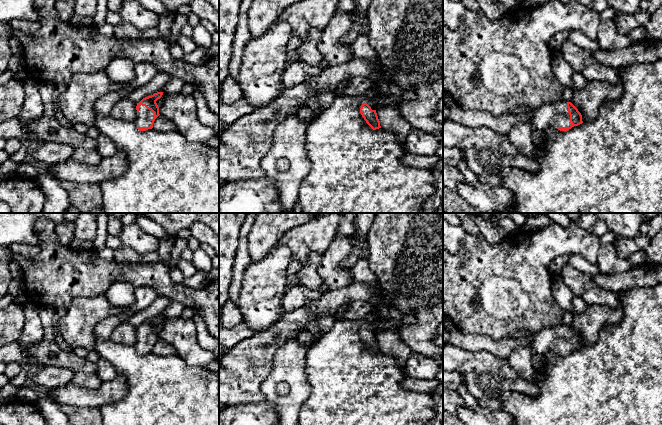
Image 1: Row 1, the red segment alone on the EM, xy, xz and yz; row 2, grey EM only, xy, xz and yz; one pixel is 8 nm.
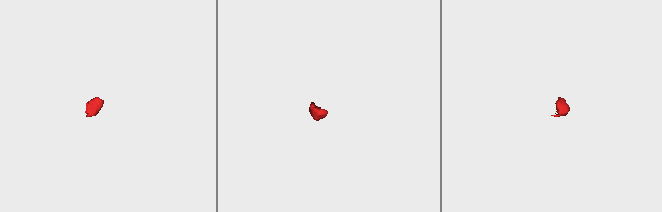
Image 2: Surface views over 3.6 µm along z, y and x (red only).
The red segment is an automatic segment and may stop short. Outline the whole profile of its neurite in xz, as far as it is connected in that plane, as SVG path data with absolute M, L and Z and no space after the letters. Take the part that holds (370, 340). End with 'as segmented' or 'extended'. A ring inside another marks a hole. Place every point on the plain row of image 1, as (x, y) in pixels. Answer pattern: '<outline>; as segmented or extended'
M358 300L350 302L347 305L347 308L343 313L343 318L362 323L359 331L359 336L366 347L373 354L376 354L381 352L376 334L373 332L372 326L363 321L370 313L374 311L375 307L371 303Z; extended

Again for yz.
M561 324L545 328L532 337L530 349L534 369L543 370L544 357L550 351L557 352L560 355L568 355L582 347L581 337L571 326Z; extended

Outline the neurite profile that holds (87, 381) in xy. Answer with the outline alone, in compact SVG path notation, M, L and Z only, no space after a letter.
M77 372L74 374L70 383L86 390L95 390L100 387L102 381L96 373Z

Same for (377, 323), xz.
M376 311L370 313L363 322L366 322L372 326L374 334L378 333L381 330L392 329L398 332L398 329L403 325L416 323L417 320L411 316L401 316L395 315L390 320L383 320Z

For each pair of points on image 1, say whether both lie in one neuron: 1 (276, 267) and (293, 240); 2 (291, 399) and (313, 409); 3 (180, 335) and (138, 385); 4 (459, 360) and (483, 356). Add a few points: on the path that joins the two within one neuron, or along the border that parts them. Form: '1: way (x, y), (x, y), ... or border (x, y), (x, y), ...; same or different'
1: border (277, 242), (288, 248), (291, 259); different
2: border (307, 381), (310, 393), (301, 405), (298, 414); different
3: border (175, 353), (187, 363), (195, 366); different
4: way (465, 361), (477, 361); same

